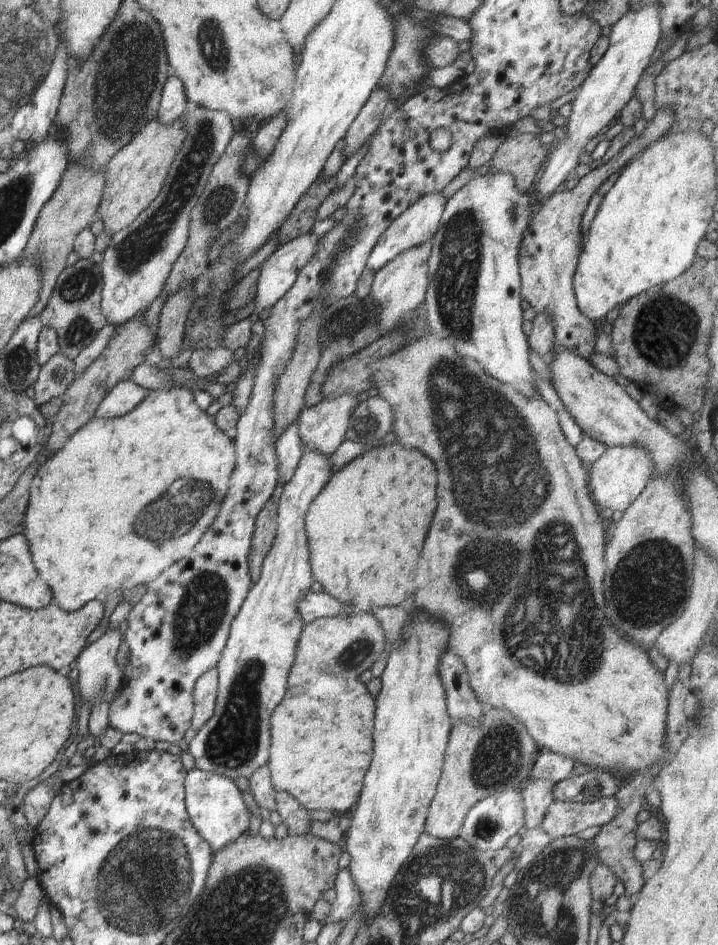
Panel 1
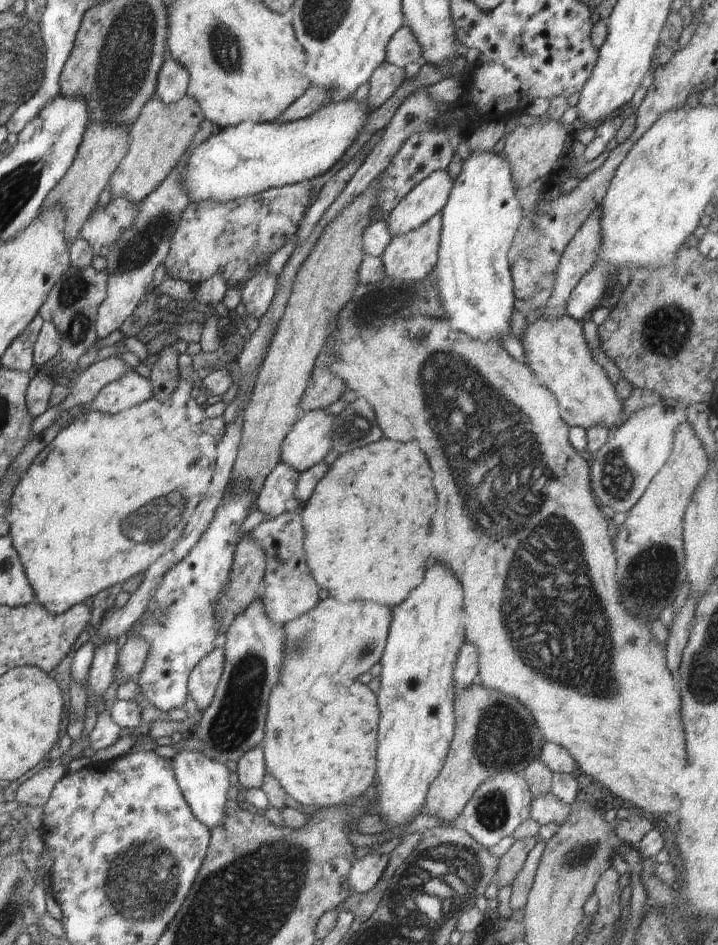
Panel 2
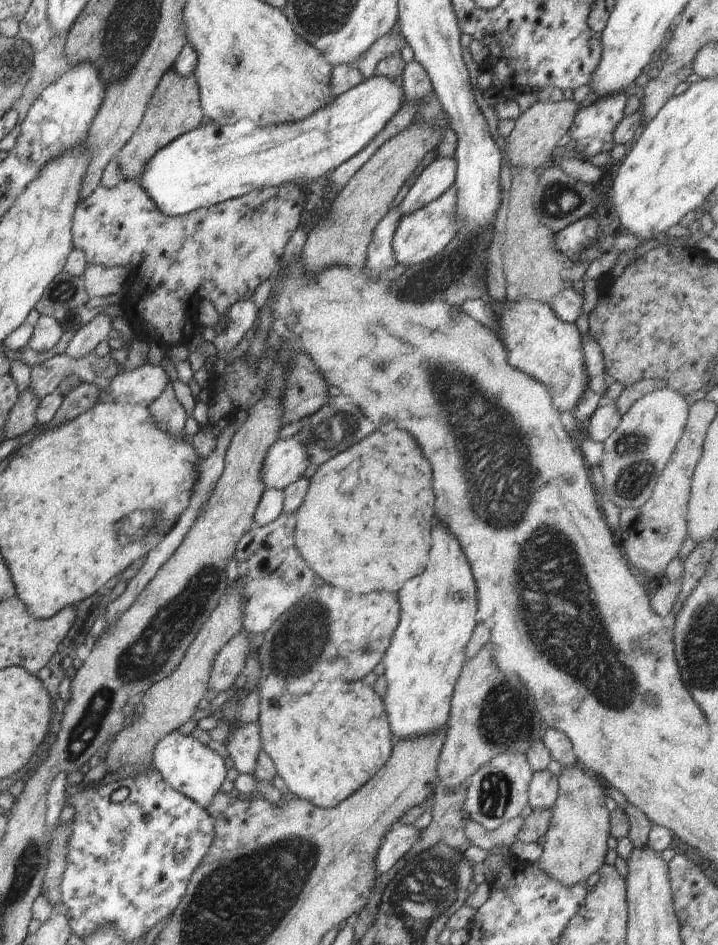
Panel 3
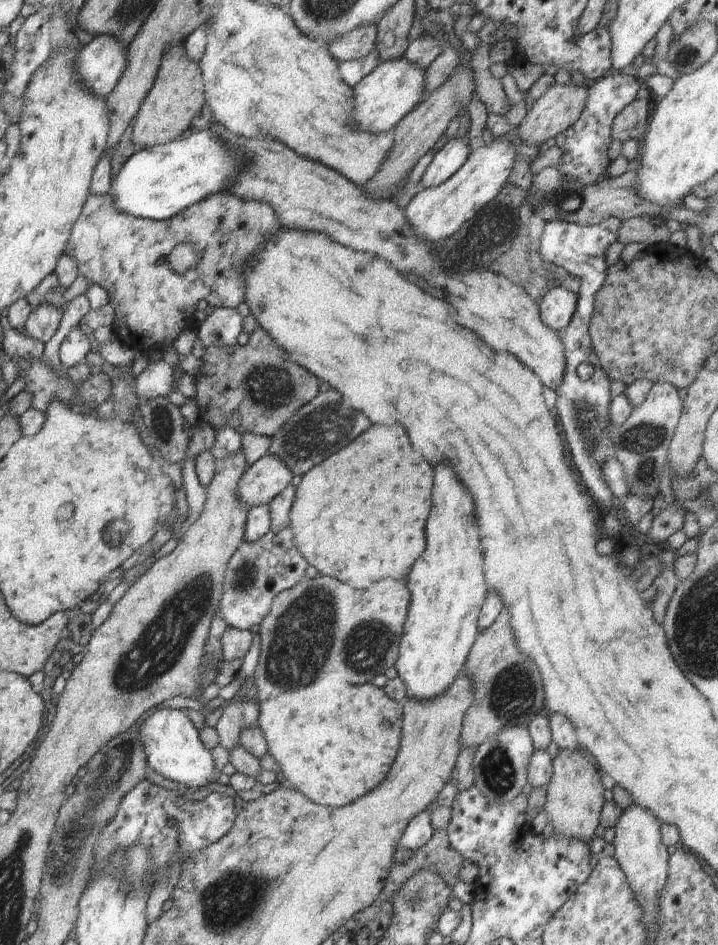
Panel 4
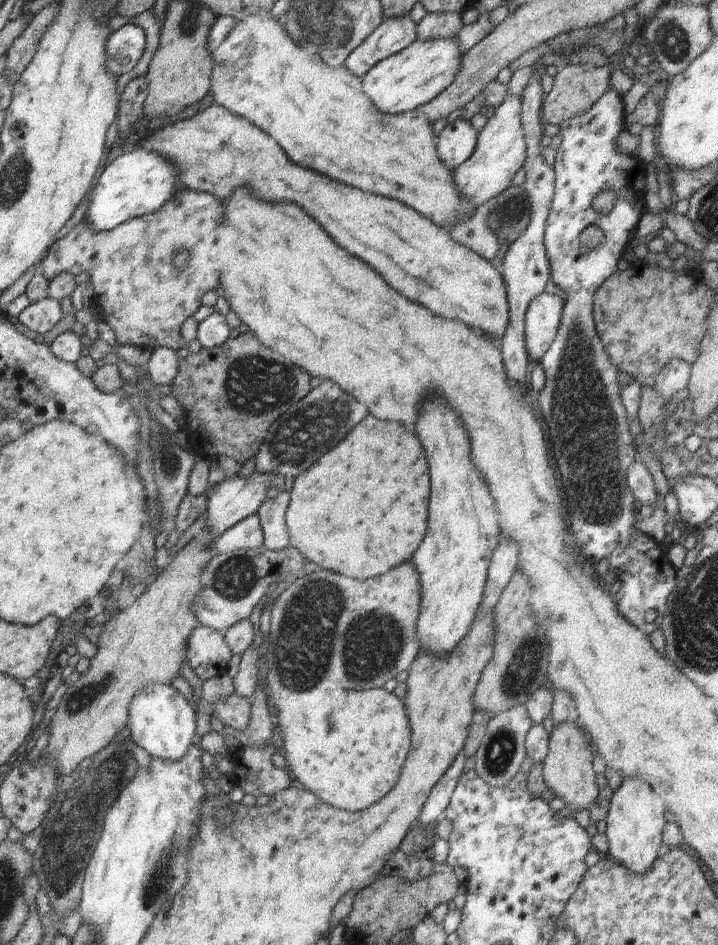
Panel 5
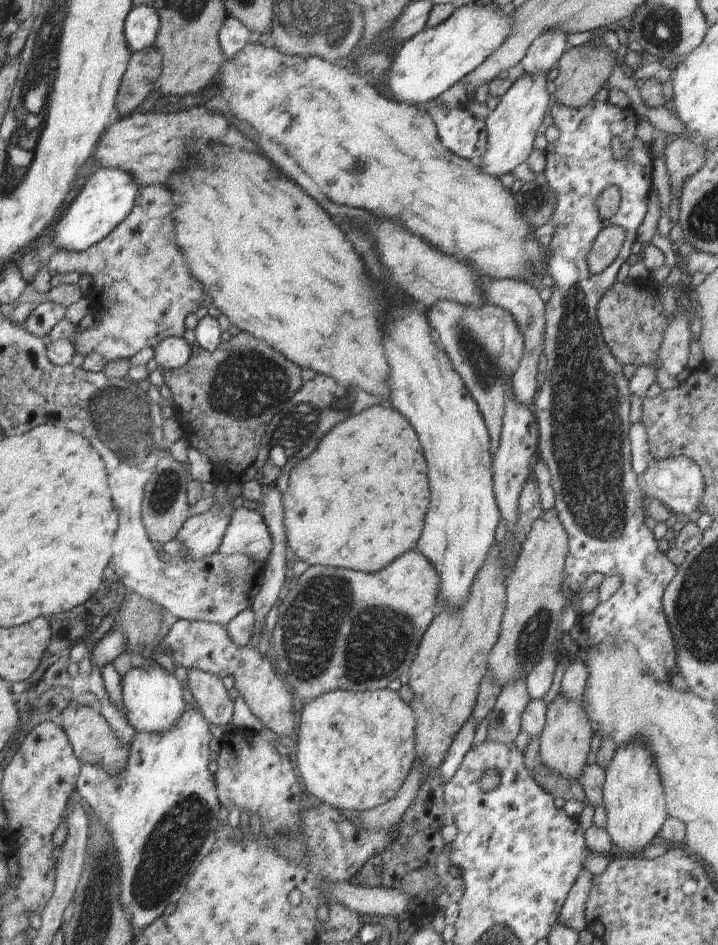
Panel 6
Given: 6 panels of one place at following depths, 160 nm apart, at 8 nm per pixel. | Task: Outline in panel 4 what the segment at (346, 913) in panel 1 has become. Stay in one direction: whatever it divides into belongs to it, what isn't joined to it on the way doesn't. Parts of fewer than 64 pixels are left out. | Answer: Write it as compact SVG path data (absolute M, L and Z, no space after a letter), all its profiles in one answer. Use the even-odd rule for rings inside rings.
M437 801L431 802L408 823L401 836L398 849L412 849L417 851L430 840L435 831L431 825L431 814L437 807L437 804Z

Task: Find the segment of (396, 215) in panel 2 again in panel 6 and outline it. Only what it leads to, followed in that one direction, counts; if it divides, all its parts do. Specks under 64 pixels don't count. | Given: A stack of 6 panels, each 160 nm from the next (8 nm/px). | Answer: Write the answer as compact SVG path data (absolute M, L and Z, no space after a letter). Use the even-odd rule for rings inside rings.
M432 99L427 104L442 144L463 159L483 158L487 151L487 130L484 120L467 109L446 109Z

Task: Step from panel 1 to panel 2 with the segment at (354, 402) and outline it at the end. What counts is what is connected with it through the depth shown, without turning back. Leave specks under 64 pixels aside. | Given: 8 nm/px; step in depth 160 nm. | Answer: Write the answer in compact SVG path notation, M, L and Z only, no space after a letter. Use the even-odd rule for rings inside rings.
M325 411L304 412L283 440L279 460L296 472L303 473L316 466L331 451L333 416Z

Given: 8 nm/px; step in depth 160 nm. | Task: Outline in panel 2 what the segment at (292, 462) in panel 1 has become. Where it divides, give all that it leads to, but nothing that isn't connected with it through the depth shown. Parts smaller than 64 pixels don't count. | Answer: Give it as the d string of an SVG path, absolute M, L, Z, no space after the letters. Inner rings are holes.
M280 461L266 477L265 485L257 496L255 506L260 510L259 514L272 516L272 519L284 514L293 501L299 474L290 465Z

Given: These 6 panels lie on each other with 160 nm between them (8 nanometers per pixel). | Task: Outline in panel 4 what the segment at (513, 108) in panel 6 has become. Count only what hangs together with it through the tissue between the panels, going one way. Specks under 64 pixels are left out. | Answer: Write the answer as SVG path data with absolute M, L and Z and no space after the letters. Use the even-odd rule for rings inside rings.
M496 137L490 144L472 151L466 162L442 184L421 188L408 203L405 215L419 239L431 245L454 234L486 204L490 204L507 185L519 149L511 141Z

